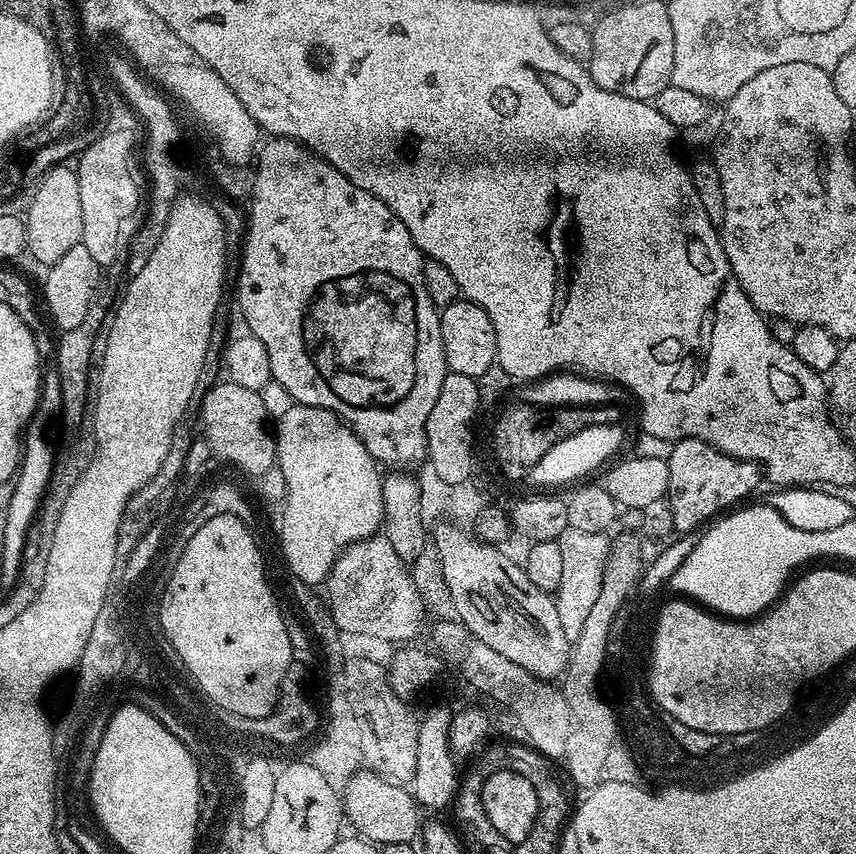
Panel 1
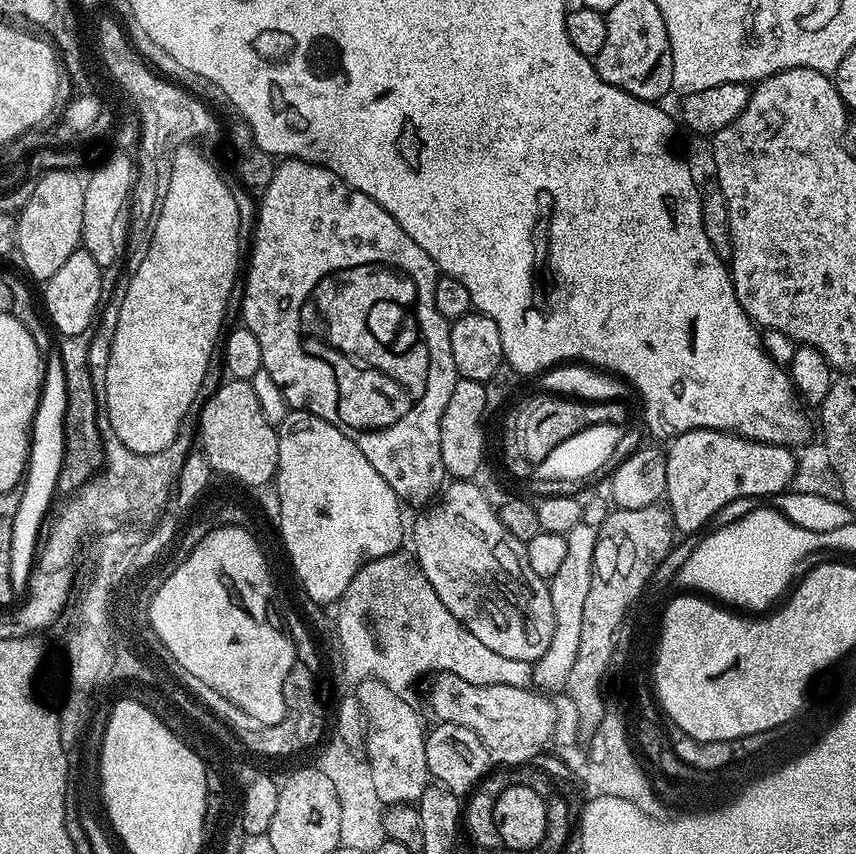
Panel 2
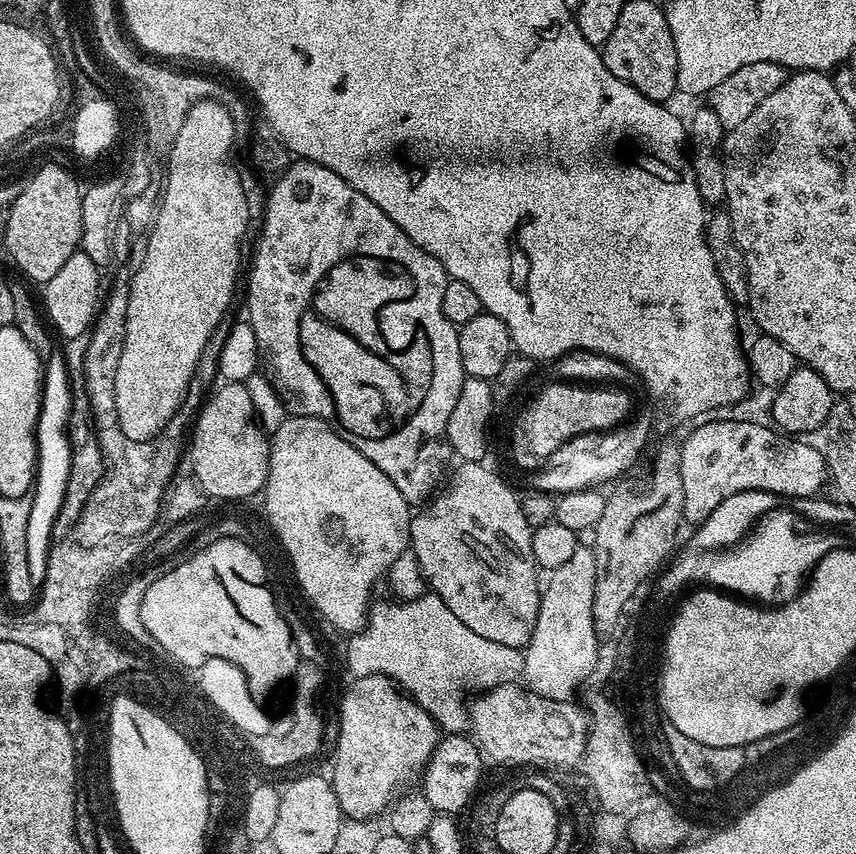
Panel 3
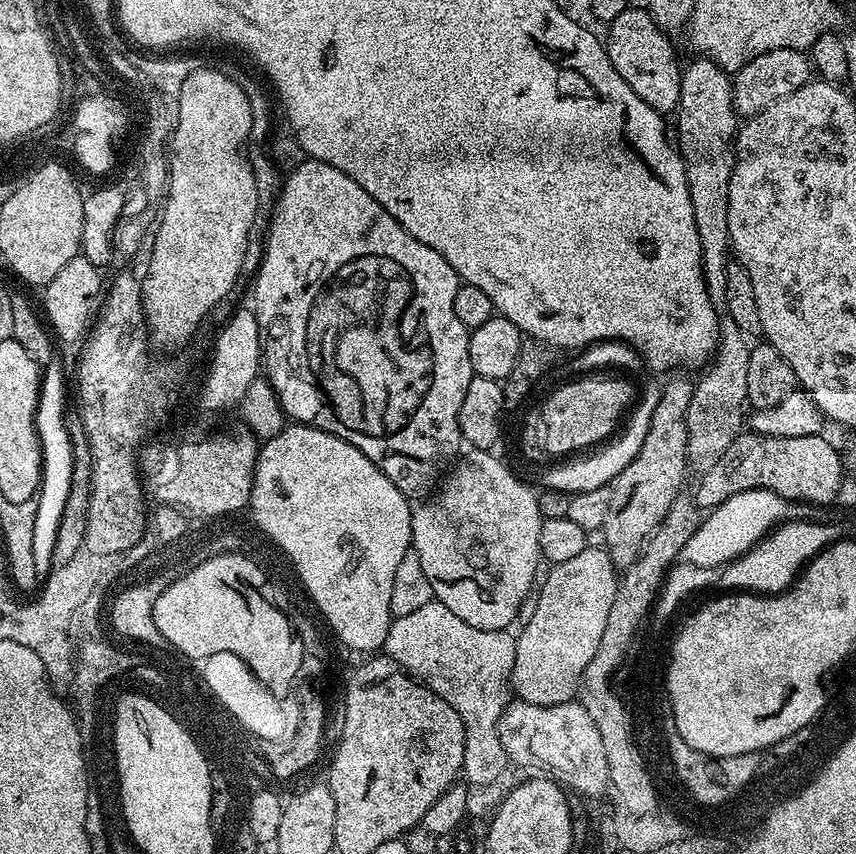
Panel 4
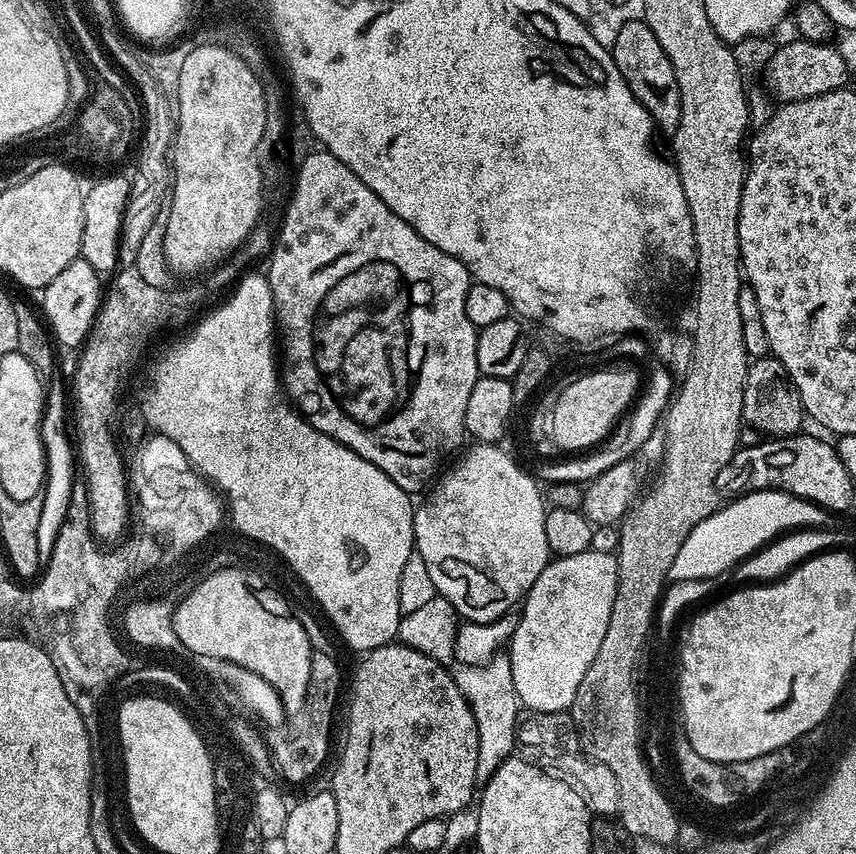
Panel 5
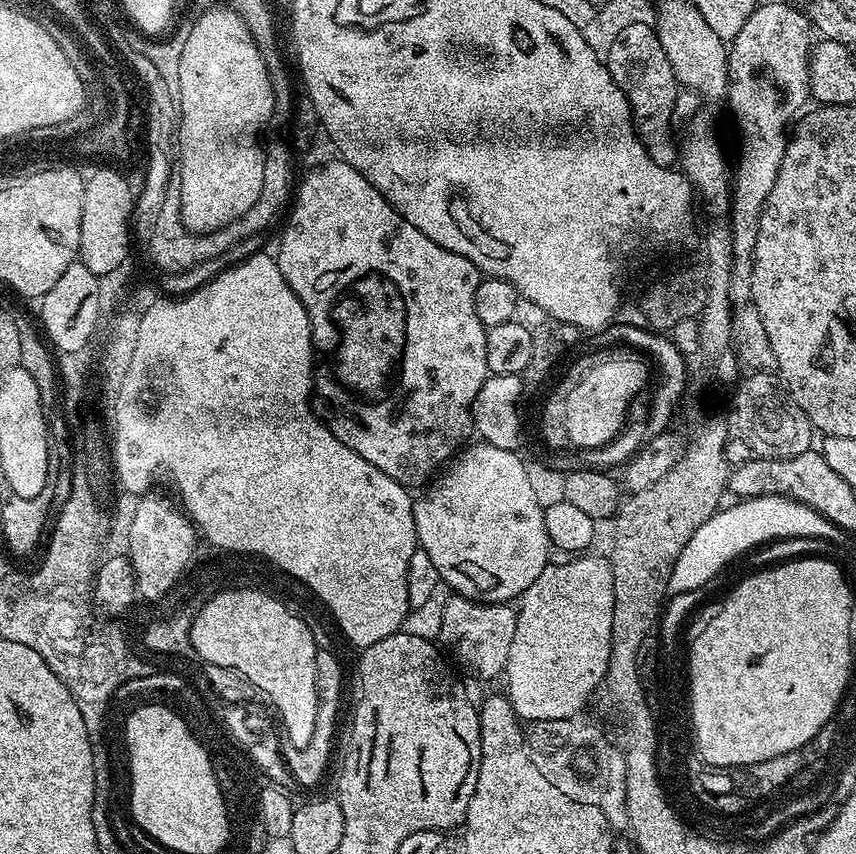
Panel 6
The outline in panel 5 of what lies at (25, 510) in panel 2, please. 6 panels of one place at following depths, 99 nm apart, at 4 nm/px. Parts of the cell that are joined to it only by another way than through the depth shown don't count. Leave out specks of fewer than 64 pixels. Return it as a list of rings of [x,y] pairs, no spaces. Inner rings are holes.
[[[56,380],[49,381],[45,393],[44,416],[40,424],[40,437],[43,438],[43,448],[45,457],[45,486],[42,504],[42,517],[38,522],[37,547],[39,562],[42,566],[47,565],[53,554],[54,542],[57,541],[58,530],[61,529],[62,521],[69,508],[70,494],[72,493],[72,480],[76,475],[76,454],[72,452],[66,428],[64,426],[64,416],[66,414],[64,406],[68,403],[66,386]]]

